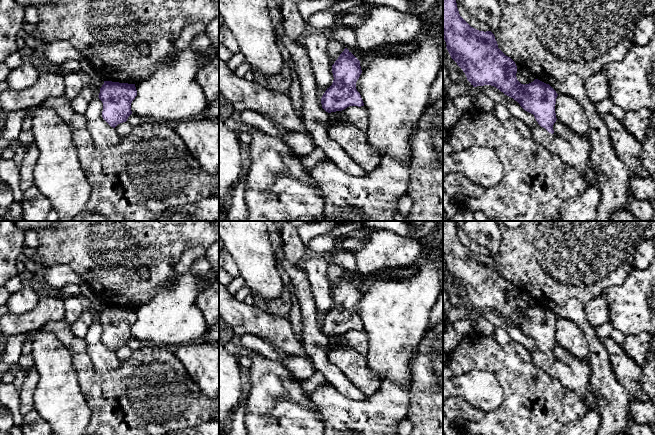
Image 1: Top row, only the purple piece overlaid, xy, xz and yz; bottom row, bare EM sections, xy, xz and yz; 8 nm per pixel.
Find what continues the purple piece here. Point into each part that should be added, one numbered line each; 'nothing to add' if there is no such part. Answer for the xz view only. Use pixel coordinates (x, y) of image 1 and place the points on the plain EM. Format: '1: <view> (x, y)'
nothing to add

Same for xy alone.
nothing to add

